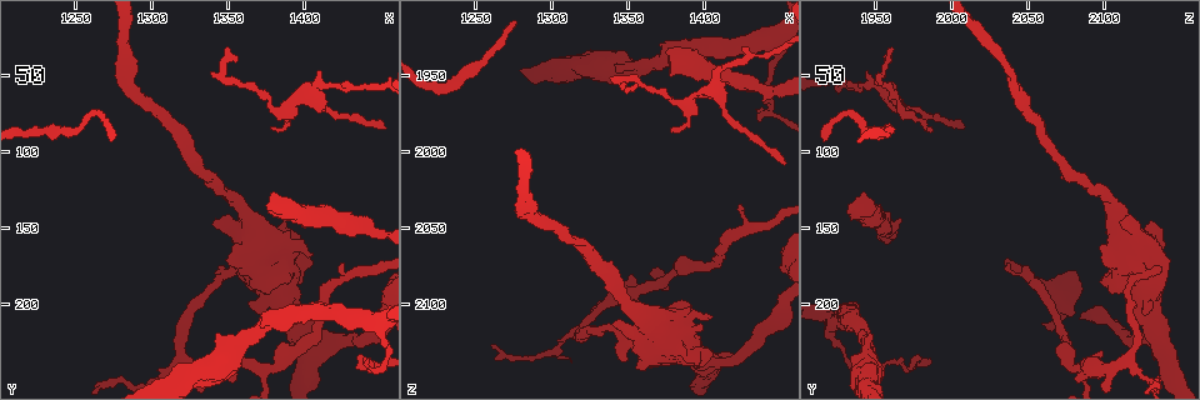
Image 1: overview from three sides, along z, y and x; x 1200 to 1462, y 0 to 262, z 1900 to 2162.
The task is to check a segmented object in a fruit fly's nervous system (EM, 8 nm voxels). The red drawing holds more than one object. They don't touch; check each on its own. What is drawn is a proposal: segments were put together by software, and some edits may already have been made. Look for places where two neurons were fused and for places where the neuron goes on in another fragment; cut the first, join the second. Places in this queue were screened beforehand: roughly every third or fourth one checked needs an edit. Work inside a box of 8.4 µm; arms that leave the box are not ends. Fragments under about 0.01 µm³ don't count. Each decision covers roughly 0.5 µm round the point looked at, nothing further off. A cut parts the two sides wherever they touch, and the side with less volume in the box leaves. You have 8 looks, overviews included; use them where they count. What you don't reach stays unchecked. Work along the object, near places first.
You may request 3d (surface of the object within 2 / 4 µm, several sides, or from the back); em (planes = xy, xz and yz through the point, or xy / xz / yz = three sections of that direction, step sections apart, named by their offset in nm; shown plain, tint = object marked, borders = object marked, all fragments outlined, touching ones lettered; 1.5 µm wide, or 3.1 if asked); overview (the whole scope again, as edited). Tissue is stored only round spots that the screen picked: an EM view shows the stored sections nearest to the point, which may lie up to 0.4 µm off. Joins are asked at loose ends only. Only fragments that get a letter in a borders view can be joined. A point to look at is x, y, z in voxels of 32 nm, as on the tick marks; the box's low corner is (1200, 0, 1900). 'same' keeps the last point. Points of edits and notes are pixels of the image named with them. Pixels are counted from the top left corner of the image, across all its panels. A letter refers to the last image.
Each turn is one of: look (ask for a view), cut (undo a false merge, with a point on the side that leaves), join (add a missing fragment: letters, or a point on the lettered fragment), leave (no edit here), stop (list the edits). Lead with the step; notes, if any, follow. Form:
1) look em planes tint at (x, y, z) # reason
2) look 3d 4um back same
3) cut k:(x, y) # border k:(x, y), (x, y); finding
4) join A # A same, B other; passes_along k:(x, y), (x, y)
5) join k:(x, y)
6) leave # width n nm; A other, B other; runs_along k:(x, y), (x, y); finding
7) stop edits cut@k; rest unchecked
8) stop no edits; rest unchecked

look em planes tint at (1340, 222, 1946) # an open end

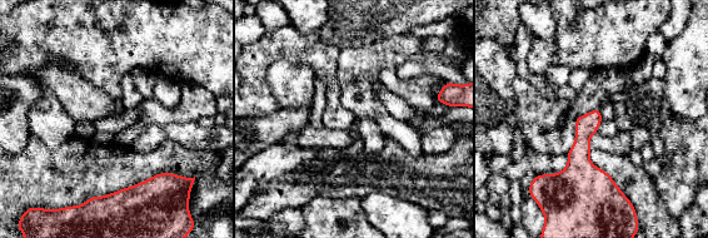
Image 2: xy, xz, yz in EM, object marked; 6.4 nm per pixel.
look em planes borders same

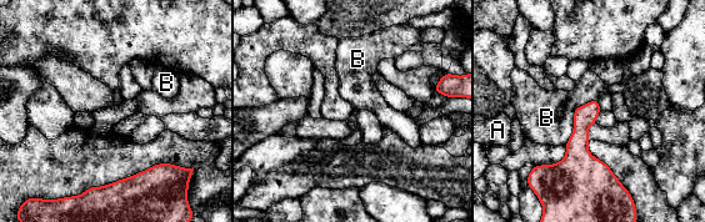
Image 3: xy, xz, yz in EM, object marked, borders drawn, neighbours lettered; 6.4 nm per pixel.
leave # longest_contact B 380 nm; A other, B other; no lettered fragment goes on from it

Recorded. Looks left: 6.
look em planes borders at (1342, 146, 2114) # free end

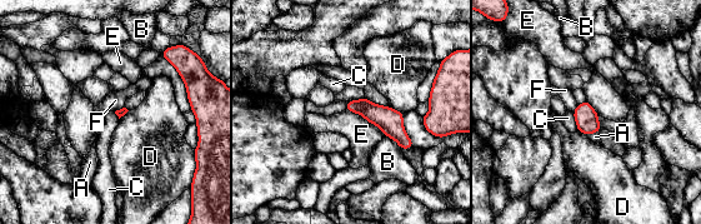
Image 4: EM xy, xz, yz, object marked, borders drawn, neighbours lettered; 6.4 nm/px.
leave # A other, B other, C other, D other, E other, F other; runs_along 4:(349, 106), (380, 115), (409, 144); no lettered fragment goes on from it

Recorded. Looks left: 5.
look 3d 4um at (1320, 232, 2116) # three-way junction

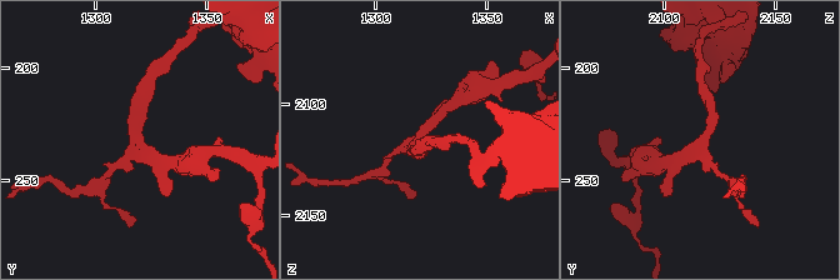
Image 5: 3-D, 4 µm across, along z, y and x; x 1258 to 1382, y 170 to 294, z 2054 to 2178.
look em xy step 8 tint at (1319, 234, 2118) # arms 3

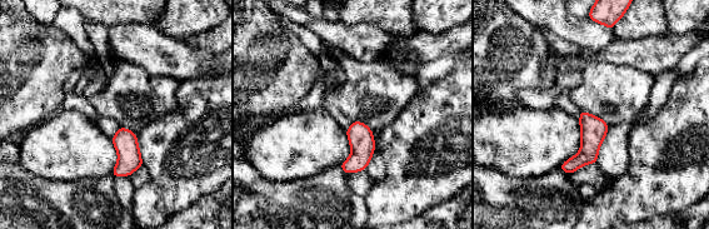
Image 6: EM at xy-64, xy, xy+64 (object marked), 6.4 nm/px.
look em planes borders same

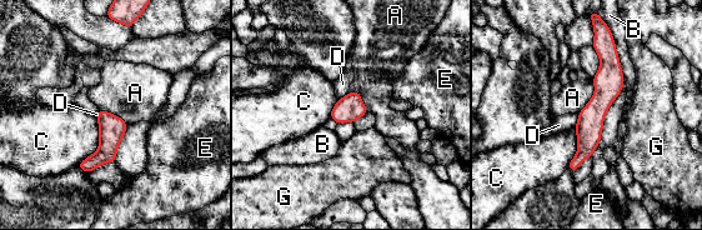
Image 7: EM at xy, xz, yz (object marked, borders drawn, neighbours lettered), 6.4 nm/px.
leave # A other, B other, C other, D other, E other, G other; continuous, no second neuron

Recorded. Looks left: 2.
stop no edits; rest unchecked

